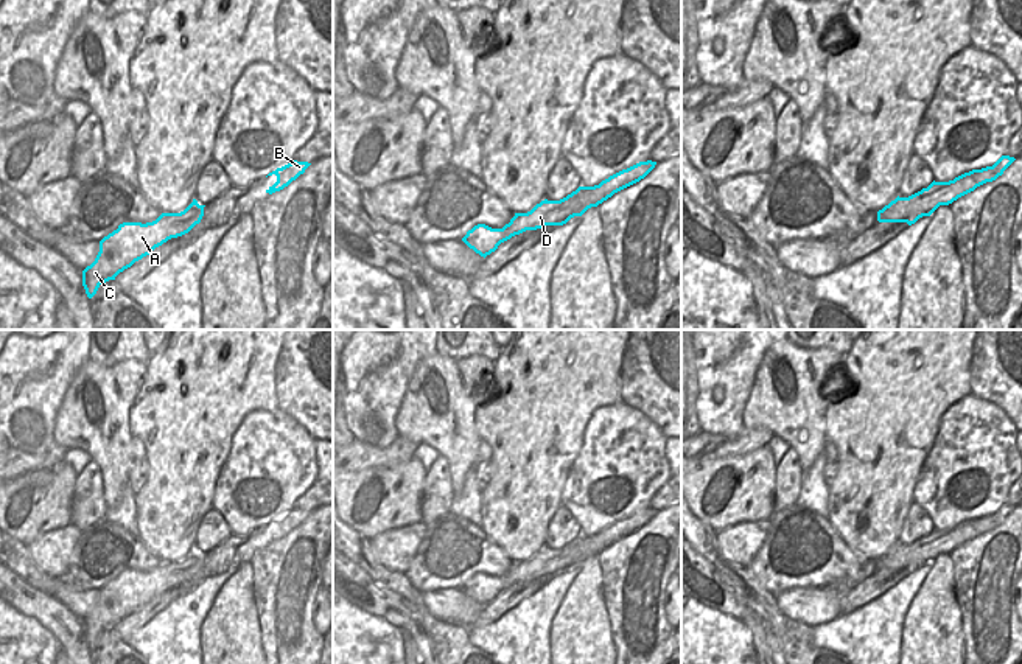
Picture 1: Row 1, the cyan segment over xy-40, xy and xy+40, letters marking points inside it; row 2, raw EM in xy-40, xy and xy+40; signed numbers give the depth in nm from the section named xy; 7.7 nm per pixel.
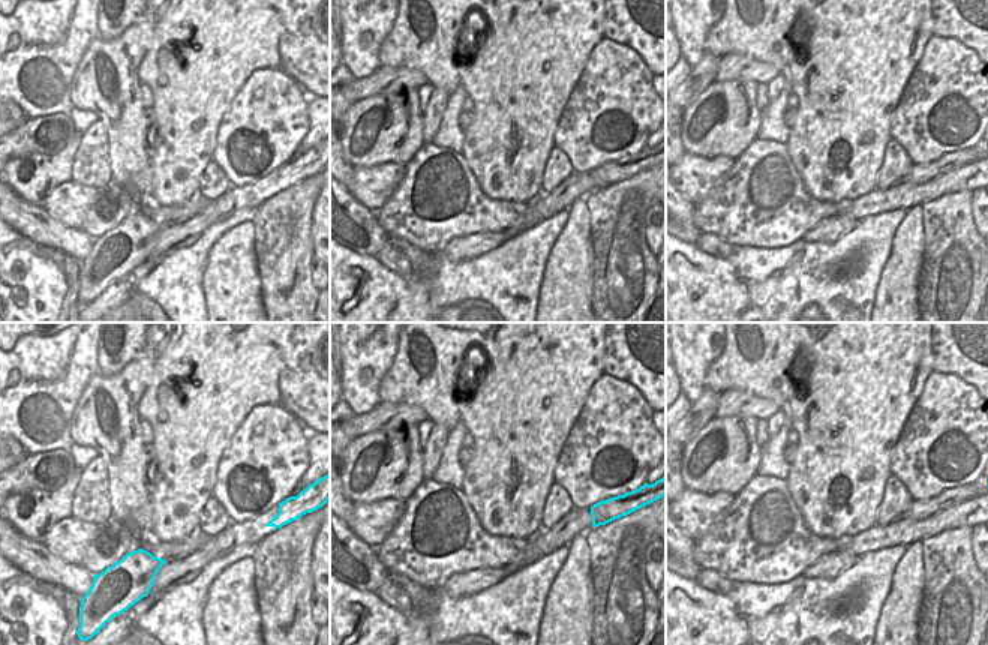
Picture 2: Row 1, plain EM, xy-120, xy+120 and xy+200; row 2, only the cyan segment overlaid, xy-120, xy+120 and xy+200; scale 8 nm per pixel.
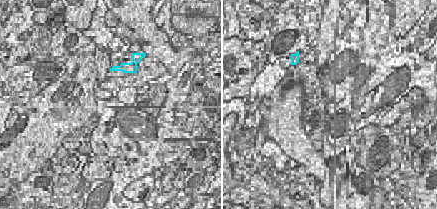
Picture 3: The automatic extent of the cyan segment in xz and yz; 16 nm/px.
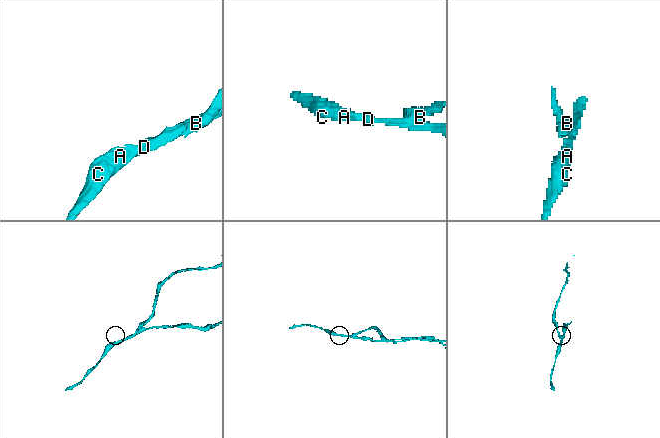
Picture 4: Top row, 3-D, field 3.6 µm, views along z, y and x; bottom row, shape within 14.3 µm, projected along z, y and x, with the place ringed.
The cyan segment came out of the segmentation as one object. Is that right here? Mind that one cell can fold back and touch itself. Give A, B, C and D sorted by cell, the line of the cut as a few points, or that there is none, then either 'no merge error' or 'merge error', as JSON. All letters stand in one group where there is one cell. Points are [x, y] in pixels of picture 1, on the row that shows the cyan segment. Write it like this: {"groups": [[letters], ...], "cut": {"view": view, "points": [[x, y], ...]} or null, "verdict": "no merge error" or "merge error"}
{"groups": [["A", "C", "D"], ["B"]], "cut": {"view": "xy", "points": [[599, 184], [599, 190], [607, 198]]}, "verdict": "merge error"}

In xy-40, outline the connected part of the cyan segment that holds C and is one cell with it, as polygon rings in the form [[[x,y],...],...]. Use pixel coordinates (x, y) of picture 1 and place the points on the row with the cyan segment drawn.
[[[196,199],[180,213],[162,213],[152,222],[123,222],[100,241],[95,261],[82,271],[82,286],[89,299],[98,288],[135,261],[149,255],[171,238],[188,233],[204,216],[204,207]]]

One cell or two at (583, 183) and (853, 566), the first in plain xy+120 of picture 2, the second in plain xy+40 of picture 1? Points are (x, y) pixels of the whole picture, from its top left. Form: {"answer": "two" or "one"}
{"answer": "two"}

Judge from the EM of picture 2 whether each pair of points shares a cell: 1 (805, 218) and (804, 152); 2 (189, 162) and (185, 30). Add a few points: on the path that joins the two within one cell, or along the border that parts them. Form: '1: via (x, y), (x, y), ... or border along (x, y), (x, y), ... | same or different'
1: border along (789, 155), (805, 189), (819, 200), (837, 203) | different
2: via (188, 128), (188, 77), (174, 59) | same

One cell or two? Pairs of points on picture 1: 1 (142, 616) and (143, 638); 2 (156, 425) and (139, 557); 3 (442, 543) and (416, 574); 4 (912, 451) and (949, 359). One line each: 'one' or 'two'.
1: two
2: two
3: one
4: one

